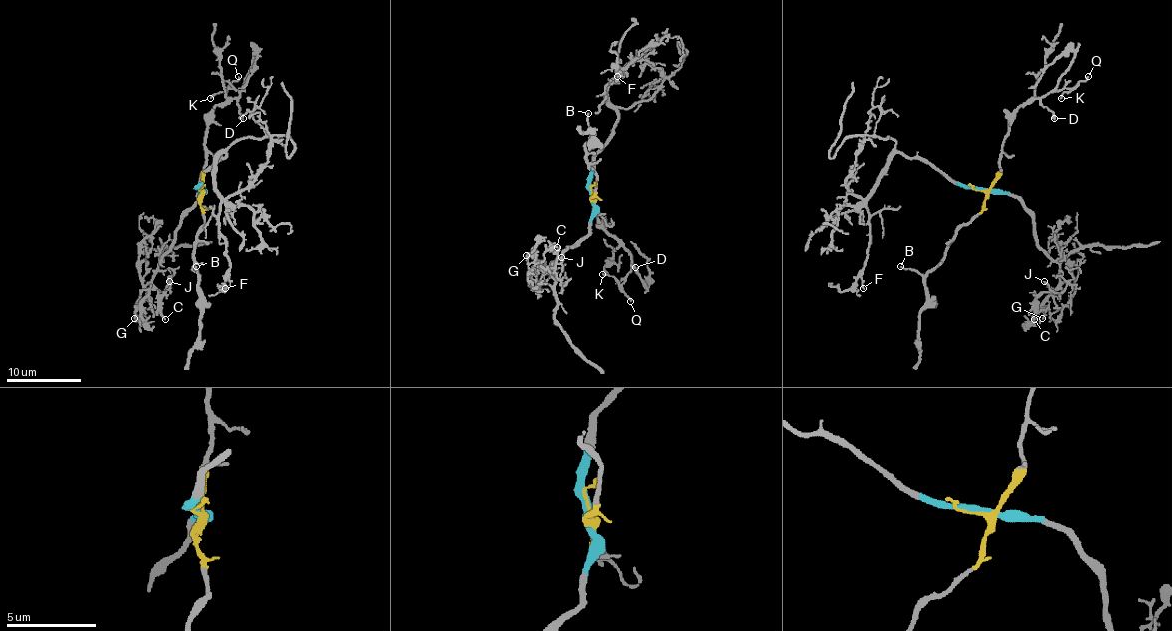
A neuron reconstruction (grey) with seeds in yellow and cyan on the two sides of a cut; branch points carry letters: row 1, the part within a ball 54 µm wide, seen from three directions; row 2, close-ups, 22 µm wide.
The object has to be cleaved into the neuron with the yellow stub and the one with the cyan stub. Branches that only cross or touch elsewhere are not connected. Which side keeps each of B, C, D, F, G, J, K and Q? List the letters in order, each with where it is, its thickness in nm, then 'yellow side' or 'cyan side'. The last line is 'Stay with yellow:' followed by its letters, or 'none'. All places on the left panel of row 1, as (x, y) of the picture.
B: (196, 266) | 130 nm | yellow side
C: (165, 319) | 150 nm | cyan side
D: (243, 118) | 190 nm | yellow side
F: (225, 288) | 110 nm | cyan side
G: (134, 318) | 130 nm | cyan side
J: (169, 281) | 120 nm | cyan side
K: (210, 98) | 110 nm | yellow side
Q: (238, 76) | 160 nm | yellow side
Stay with yellow: B, D, K, Q

